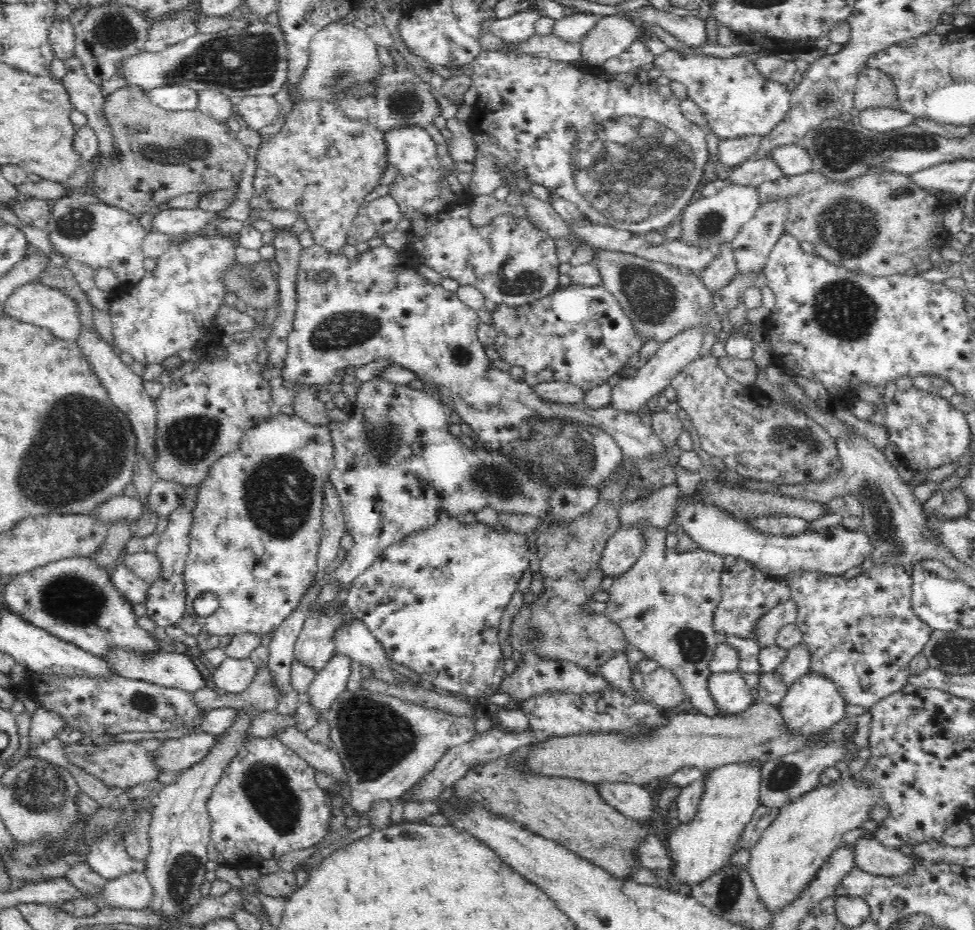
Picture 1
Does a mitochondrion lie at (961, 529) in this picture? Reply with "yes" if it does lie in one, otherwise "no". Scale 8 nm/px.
no

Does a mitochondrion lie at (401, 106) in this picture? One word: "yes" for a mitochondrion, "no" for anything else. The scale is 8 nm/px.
yes

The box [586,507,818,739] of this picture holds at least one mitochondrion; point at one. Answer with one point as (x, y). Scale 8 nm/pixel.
(692, 645)

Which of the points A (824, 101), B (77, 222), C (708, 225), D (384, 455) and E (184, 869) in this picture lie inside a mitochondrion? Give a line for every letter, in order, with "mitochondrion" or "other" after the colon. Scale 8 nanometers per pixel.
A: mitochondrion
B: mitochondrion
C: mitochondrion
D: mitochondrion
E: mitochondrion

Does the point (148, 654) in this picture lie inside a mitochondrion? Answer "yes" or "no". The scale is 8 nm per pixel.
no

